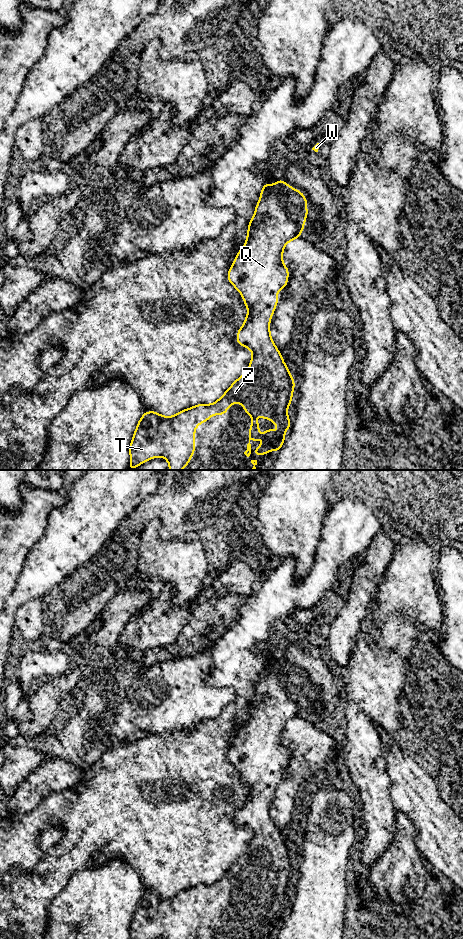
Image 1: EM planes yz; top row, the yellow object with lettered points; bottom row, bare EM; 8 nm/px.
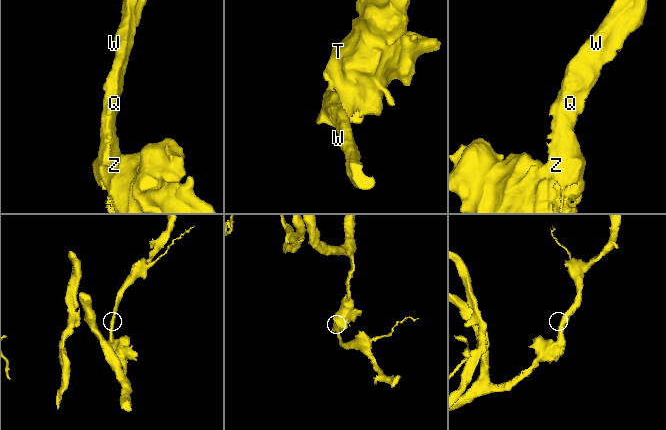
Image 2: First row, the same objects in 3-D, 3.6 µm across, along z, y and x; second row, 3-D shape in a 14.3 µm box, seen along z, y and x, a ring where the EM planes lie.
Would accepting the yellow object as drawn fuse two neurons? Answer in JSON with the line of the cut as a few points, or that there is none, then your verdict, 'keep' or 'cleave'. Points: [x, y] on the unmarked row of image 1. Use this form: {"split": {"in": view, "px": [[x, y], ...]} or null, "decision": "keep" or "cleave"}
{"split": null, "decision": "keep"}

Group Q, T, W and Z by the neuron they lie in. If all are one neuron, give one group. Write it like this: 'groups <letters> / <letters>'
groups Q T W Z

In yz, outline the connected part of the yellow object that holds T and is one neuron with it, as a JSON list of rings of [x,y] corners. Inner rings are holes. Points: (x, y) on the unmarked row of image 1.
[[[283,659],[276,660],[271,666],[265,662],[260,672],[255,692],[248,704],[246,723],[237,733],[233,745],[227,753],[227,760],[242,775],[244,785],[248,792],[243,805],[239,808],[237,824],[248,828],[253,835],[248,850],[236,859],[225,873],[212,884],[197,884],[188,889],[181,890],[173,896],[162,896],[156,891],[146,891],[139,899],[134,911],[130,926],[130,939],[191,939],[195,934],[195,909],[200,903],[206,903],[212,895],[226,895],[227,889],[233,883],[241,883],[243,890],[251,897],[248,912],[249,923],[244,934],[251,934],[252,919],[259,922],[259,899],[272,900],[275,907],[281,908],[278,914],[267,908],[263,912],[263,925],[256,927],[257,938],[272,930],[276,933],[282,928],[286,911],[291,907],[287,894],[292,875],[295,869],[295,860],[279,829],[274,824],[270,813],[270,801],[278,784],[277,772],[288,764],[289,749],[283,744],[283,730],[285,725],[297,720],[303,713],[307,699],[306,676],[287,664]],[[255,877],[259,877],[259,899],[255,900]]]

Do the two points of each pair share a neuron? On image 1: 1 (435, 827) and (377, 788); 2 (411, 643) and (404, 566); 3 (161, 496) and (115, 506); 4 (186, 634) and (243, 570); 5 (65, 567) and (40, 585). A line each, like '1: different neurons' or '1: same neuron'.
1: different neurons
2: same neuron
3: different neurons
4: same neuron
5: same neuron

